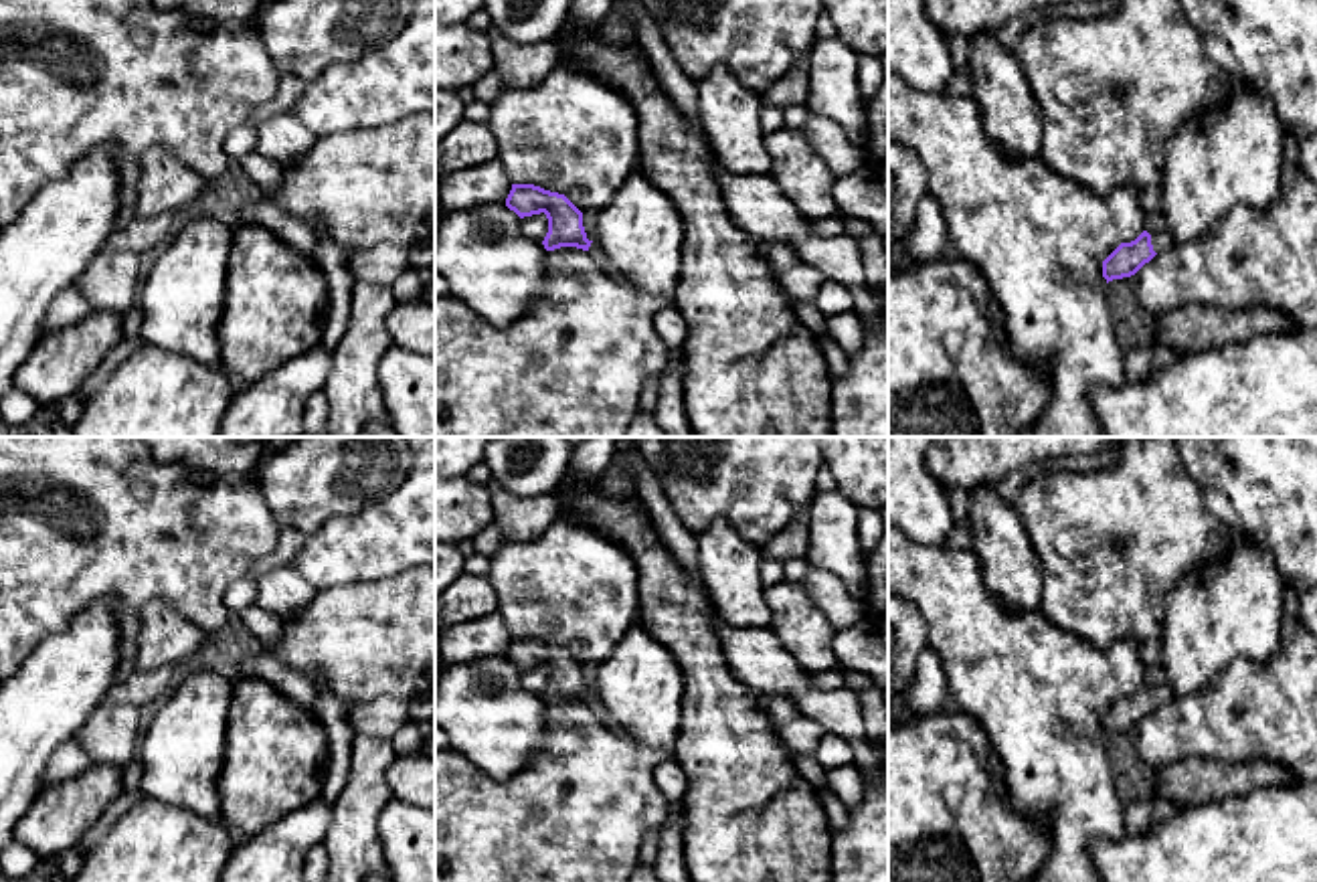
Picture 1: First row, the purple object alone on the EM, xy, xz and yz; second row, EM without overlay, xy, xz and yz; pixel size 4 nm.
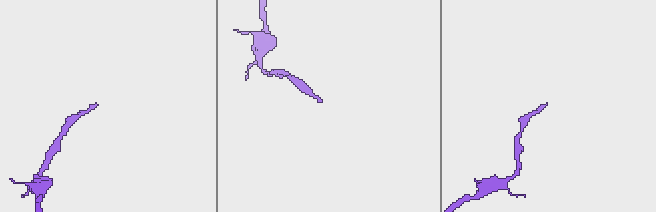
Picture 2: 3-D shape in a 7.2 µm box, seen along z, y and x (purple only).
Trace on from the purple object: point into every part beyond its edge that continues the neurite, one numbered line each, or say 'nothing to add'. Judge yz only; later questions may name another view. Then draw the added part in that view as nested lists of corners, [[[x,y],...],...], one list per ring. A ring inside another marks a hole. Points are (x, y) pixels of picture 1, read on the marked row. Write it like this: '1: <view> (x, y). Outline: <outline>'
1: yz (1162, 239). Outline: [[[1159,231],[1159,233],[1151,235],[1151,245],[1153,245],[1155,253],[1161,253],[1173,245],[1173,239],[1167,231]]]

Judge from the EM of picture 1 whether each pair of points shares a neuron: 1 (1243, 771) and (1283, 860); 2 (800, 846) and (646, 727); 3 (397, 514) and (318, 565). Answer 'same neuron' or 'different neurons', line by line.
1: different neurons
2: different neurons
3: same neuron

